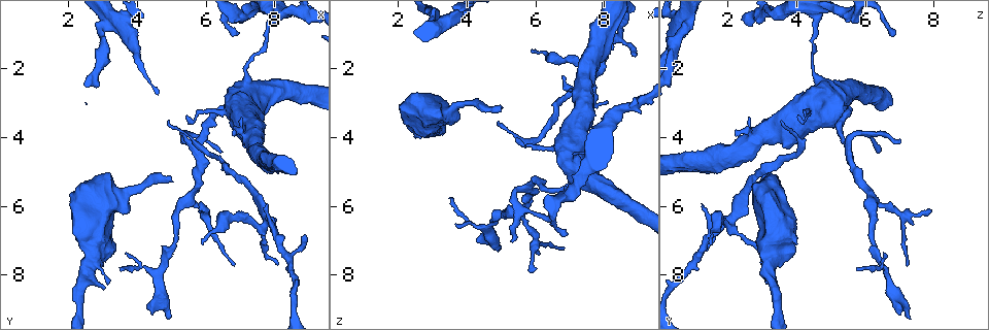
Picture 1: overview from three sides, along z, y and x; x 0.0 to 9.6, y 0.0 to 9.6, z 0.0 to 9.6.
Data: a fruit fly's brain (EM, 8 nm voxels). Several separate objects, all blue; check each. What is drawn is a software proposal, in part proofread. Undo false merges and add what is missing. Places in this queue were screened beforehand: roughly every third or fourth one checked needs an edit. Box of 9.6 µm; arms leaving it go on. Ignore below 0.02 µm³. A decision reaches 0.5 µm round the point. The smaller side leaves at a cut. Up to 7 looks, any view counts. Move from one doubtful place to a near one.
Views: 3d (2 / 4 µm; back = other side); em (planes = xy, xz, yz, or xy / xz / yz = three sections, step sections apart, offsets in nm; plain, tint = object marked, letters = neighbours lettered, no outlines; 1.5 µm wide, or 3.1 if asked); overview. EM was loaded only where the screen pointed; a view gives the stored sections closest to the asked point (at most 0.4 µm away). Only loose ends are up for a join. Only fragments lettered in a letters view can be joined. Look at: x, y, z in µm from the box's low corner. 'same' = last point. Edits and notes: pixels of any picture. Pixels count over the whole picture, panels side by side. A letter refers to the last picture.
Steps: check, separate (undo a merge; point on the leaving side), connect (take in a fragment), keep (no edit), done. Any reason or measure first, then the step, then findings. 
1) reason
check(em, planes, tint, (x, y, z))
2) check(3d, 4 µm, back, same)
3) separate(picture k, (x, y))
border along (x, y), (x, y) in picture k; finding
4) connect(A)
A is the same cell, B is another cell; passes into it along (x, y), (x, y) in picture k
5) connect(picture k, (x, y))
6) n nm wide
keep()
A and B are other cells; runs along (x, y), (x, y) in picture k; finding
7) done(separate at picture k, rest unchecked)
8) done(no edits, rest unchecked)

free end
check(3d, 4 µm, (5.00, 5.20, 3.05))

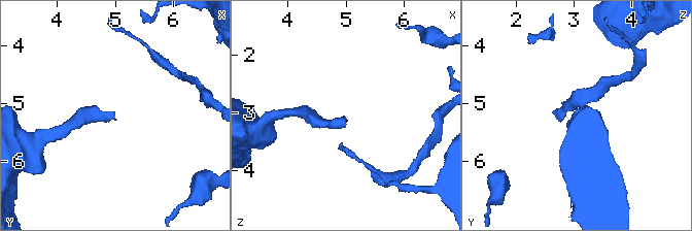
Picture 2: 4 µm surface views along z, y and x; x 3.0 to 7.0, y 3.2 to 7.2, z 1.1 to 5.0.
check(em, planes, letters, (5.00, 5.25, 3.10))

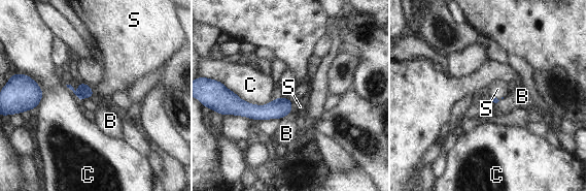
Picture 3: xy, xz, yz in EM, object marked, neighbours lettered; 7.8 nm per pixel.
connect(S)
S is the same cell, B and C are other cells; passes into it along (280, 107), (291, 104), (300, 106) in picture 3; it goes on there

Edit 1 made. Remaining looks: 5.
thick end
check(em, planes, letters, (6.70, 2.55, 4.55))

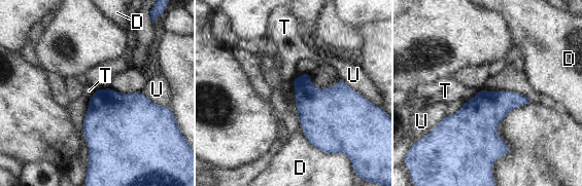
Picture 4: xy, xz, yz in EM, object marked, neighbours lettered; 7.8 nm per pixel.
keep()
D, T and U are other cells; none of them fits

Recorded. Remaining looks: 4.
three-way junction
check(em, planes, letters, (7.85, 6.40, 2.05))

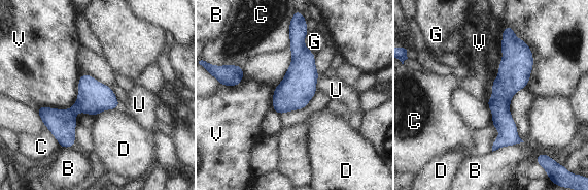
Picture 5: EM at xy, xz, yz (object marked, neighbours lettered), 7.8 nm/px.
110 nm wide
keep()
B, C, D, G, U and V are other cells; runs along (508, 36), (504, 137), (495, 147) in picture 5; continuous, no second neuron

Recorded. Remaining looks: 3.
done(connect at picture 3, rest unchecked)

